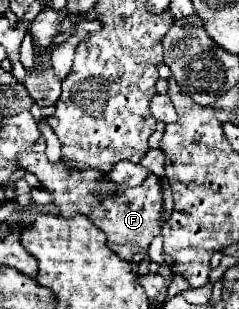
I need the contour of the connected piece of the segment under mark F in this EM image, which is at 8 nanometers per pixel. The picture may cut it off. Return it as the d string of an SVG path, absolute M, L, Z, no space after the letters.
M24 152L20 154L20 158L16 158L16 162L20 162L22 170L38 176L40 184L54 196L54 204L58 206L60 216L74 218L76 214L84 214L86 218L90 218L90 222L96 224L106 234L108 248L114 250L120 258L132 262L134 254L144 256L152 238L160 234L162 224L158 222L158 218L162 212L162 198L160 198L160 180L156 174L150 172L148 180L144 180L140 186L136 188L120 186L118 196L100 200L96 194L90 194L94 192L94 186L100 184L100 180L104 180L102 172L98 170L84 170L84 172L66 170L62 162L50 164L46 154L36 154L36 152Z

